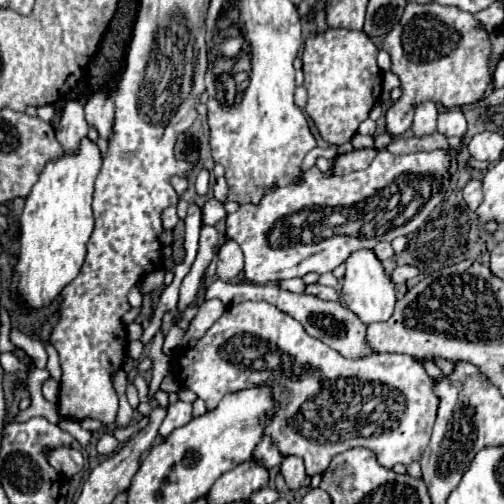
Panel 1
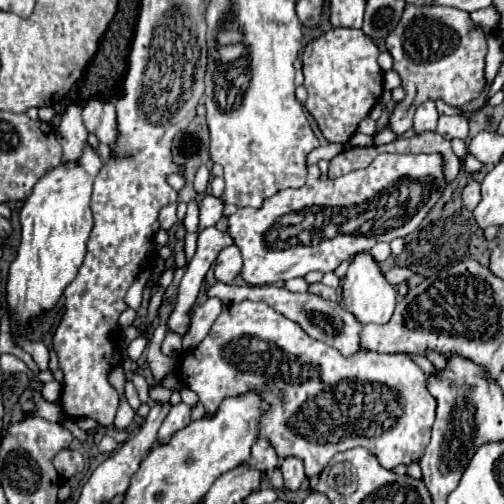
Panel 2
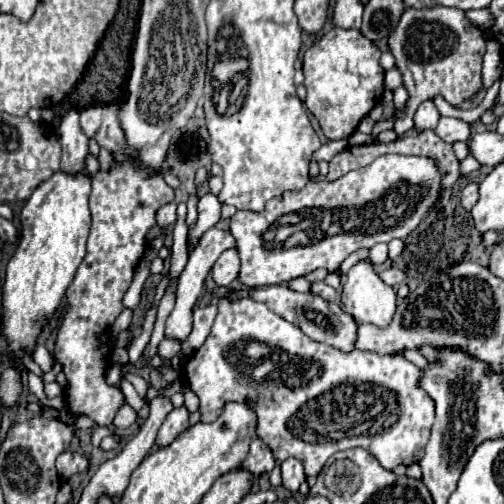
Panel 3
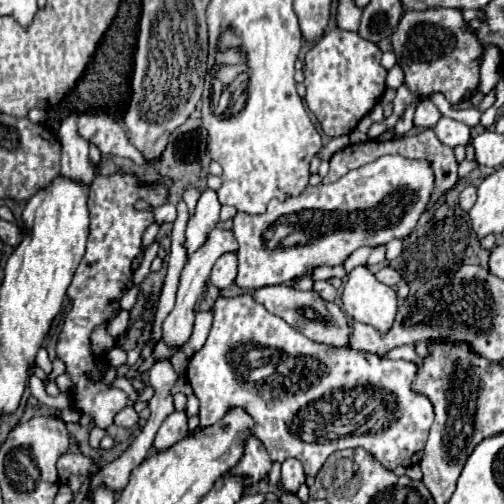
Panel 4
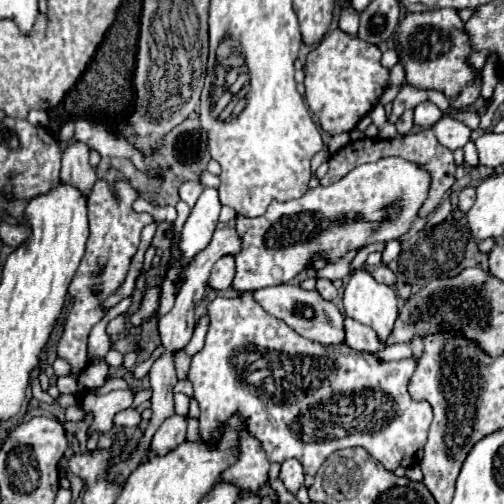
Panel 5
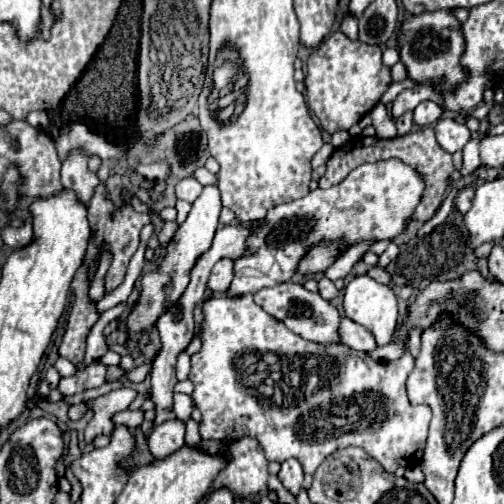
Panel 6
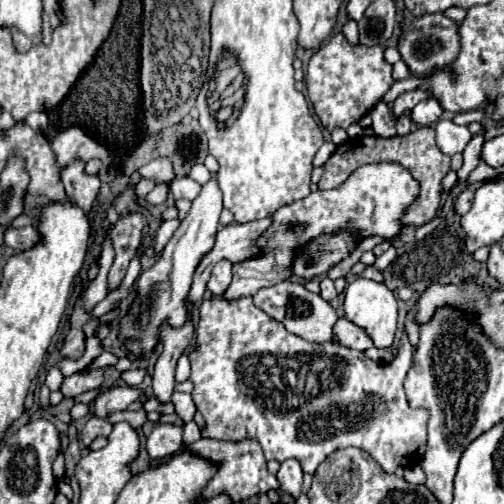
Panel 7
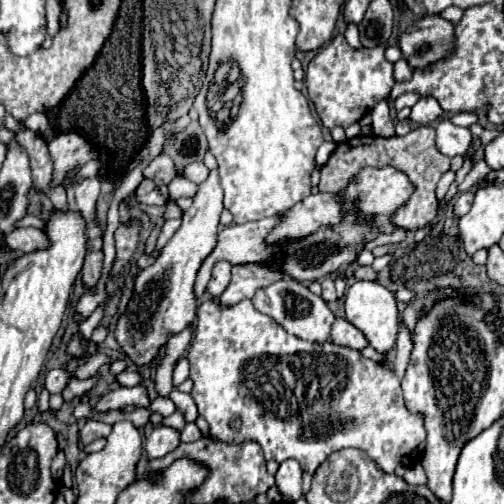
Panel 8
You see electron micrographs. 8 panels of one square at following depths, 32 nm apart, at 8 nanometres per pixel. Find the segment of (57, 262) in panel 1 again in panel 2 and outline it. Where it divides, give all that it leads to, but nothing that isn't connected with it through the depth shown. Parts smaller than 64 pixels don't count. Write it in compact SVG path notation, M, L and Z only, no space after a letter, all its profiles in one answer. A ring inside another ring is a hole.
M86 142L78 160L66 160L48 168L48 172L36 182L32 194L26 198L24 208L20 210L22 240L16 260L10 266L6 286L6 300L12 308L12 332L26 334L20 326L42 310L50 310L62 296L64 288L76 278L76 272L84 262L86 242L94 224L90 196L92 182L100 168L102 160L98 150Z

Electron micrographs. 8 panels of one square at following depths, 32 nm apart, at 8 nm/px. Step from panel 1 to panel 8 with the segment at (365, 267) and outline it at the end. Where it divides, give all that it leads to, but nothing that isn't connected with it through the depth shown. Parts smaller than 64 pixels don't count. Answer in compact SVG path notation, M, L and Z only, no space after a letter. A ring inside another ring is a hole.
M356 280L346 292L344 306L346 306L346 320L366 334L372 348L376 348L378 352L388 352L394 346L398 334L398 310L396 310L396 298L388 288L372 280Z

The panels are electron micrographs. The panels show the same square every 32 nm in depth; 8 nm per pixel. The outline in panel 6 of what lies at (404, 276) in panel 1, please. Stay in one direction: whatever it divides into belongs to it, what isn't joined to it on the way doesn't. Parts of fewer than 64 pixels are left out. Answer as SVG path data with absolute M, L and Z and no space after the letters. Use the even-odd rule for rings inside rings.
M380 266L370 268L370 270L368 270L368 276L370 276L370 278L374 278L376 282L380 282L380 284L390 284L390 280L392 280L390 272L388 272L386 268L380 268Z

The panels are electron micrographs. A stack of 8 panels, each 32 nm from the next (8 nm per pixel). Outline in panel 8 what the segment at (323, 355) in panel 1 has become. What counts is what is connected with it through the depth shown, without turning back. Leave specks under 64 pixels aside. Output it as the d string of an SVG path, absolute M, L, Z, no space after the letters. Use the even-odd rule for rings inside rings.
M212 298L198 306L198 324L186 358L190 360L190 380L194 382L190 394L200 416L206 418L212 438L234 444L256 440L266 460L284 462L294 458L308 474L314 474L332 452L352 446L368 452L384 472L392 474L398 464L408 466L416 460L420 462L426 448L424 416L420 412L408 412L400 388L410 352L412 340L402 322L398 332L398 358L392 368L384 368L373 360L372 364L366 364L366 358L356 350L332 342L306 342L288 334L278 322L256 310L248 298L234 306L220 306Z

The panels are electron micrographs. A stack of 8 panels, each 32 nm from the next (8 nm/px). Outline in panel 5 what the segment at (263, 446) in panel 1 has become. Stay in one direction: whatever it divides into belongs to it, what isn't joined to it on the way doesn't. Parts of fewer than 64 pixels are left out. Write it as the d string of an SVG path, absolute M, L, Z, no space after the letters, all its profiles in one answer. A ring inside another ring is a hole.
M244 436L240 446L240 456L236 464L232 464L228 470L222 472L222 480L234 482L244 492L258 492L258 488L268 482L268 470L270 460L260 444L260 440L252 436Z

